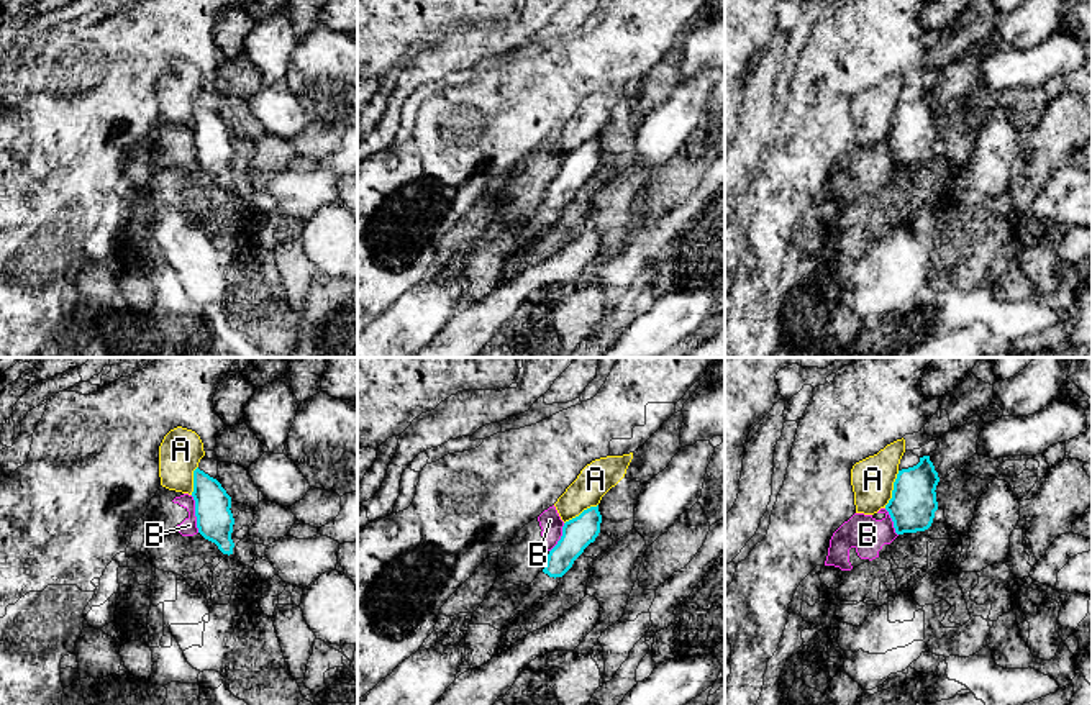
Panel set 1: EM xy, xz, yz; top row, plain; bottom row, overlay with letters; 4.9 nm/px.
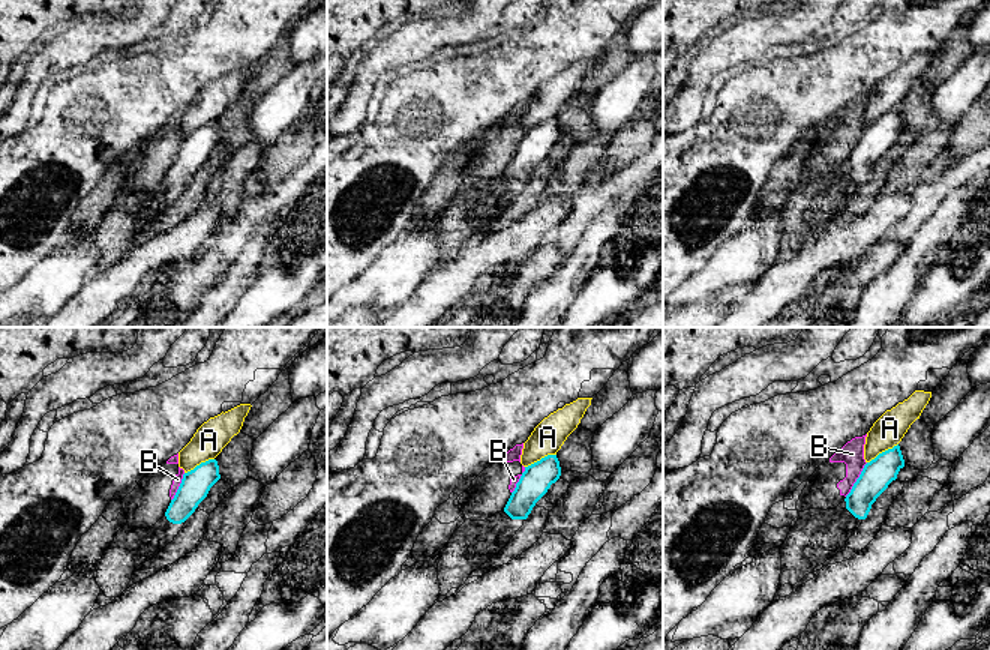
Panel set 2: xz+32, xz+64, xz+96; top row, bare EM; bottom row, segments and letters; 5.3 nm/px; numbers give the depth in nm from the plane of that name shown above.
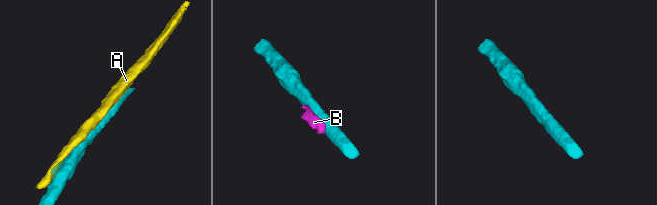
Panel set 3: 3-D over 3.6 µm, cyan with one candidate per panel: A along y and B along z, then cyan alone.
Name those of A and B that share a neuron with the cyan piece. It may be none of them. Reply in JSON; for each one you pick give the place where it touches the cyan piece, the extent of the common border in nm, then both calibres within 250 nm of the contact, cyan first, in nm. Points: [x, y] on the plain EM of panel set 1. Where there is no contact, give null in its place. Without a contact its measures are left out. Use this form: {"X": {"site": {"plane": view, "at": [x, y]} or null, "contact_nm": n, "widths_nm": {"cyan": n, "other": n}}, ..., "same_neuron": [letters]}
{"same_neuron": []}

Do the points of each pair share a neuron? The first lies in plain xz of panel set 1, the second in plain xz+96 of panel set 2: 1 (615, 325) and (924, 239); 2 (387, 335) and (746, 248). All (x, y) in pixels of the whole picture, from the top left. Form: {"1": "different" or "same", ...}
{"1": "same", "2": "same"}

